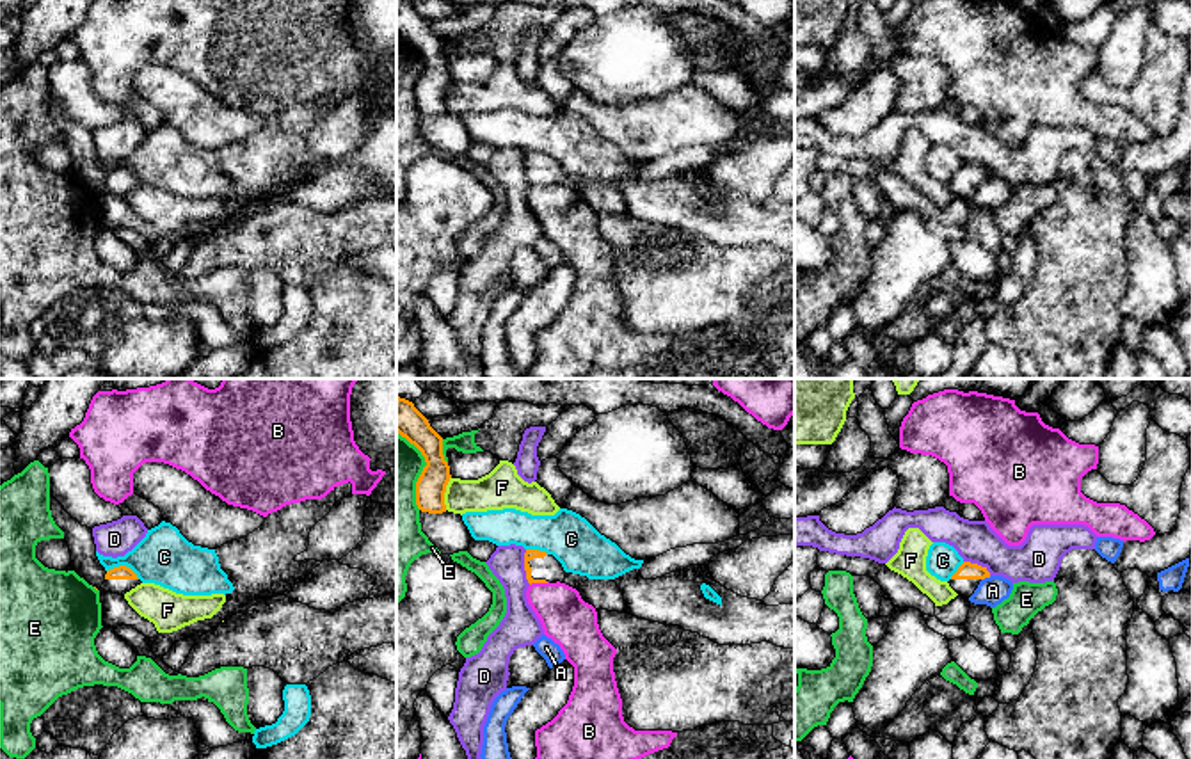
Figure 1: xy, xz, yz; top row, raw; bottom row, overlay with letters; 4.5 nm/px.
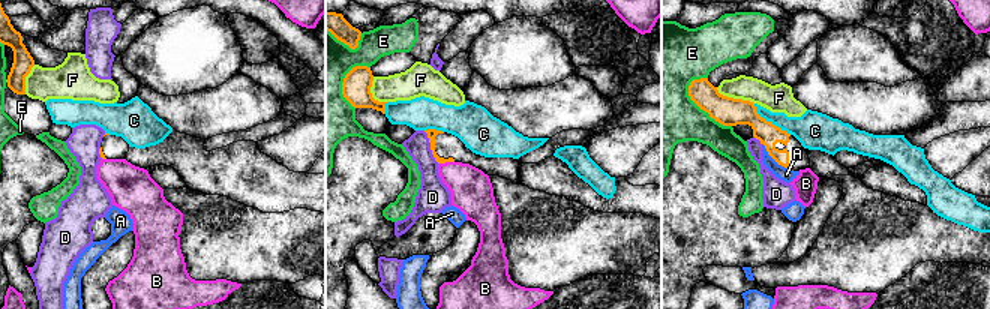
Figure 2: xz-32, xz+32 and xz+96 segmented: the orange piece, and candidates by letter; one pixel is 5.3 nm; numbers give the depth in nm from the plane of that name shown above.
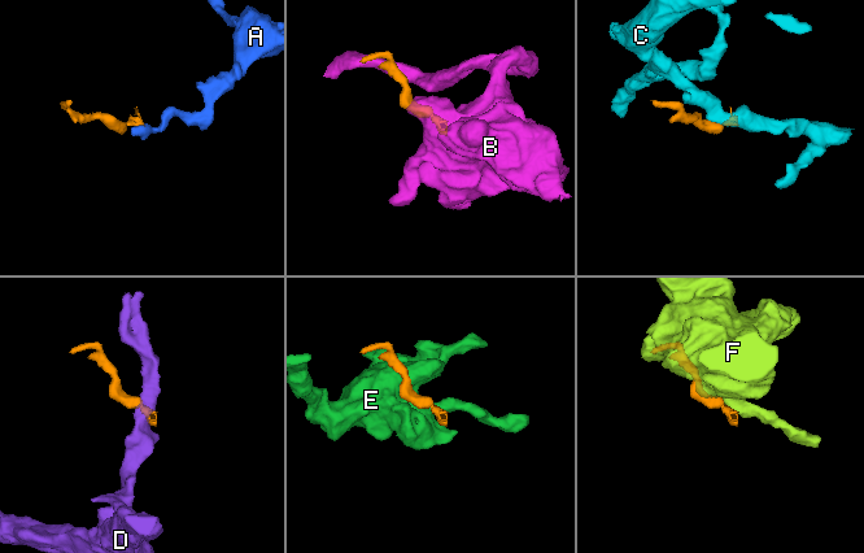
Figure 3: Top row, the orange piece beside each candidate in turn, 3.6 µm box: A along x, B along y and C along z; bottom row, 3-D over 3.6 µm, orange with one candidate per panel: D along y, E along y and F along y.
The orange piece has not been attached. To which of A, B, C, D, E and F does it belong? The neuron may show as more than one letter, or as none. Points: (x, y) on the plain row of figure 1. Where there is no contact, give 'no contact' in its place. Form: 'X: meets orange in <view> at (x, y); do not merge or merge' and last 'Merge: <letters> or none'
A: meets orange in yz at (985, 178); do not merge
B: meets orange in xz at (539, 183); do not merge
C: meets orange in xy at (123, 167); do not merge
D: meets orange in xz at (525, 169); do not merge
E: meets orange in xz at (441, 54); do not merge
F: meets orange in xz at (445, 93); do not merge
Merge: none

